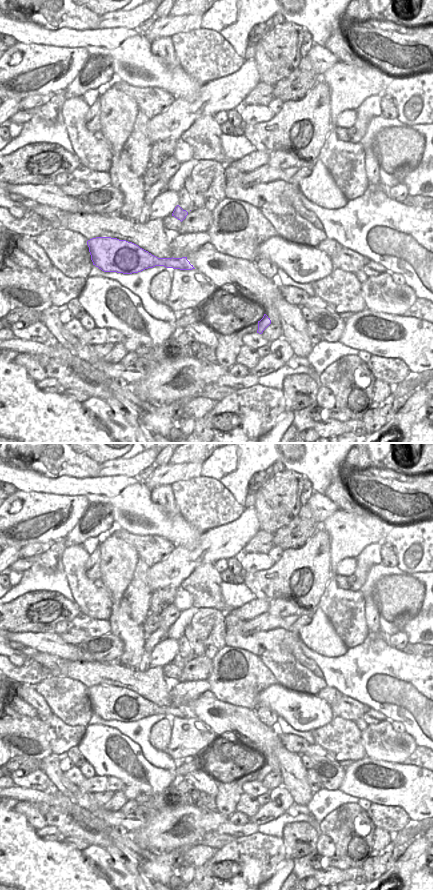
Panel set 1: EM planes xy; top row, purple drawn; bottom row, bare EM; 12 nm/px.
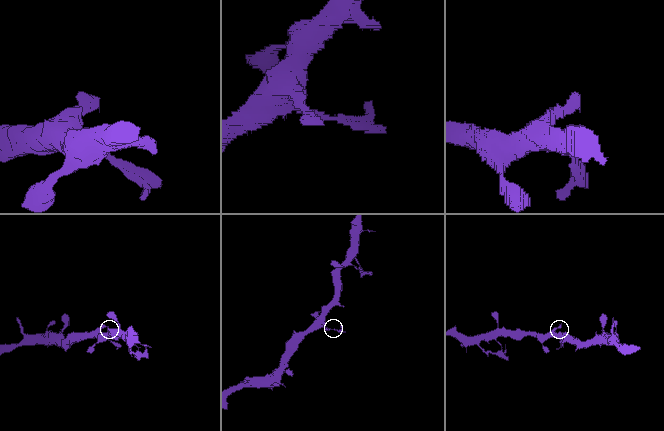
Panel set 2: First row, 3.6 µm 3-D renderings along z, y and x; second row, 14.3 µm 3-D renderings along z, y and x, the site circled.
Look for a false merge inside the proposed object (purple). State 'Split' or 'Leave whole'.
Leave whole.

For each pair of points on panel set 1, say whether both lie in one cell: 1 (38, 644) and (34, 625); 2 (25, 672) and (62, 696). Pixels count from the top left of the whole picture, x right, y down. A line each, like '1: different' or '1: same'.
1: different
2: different

